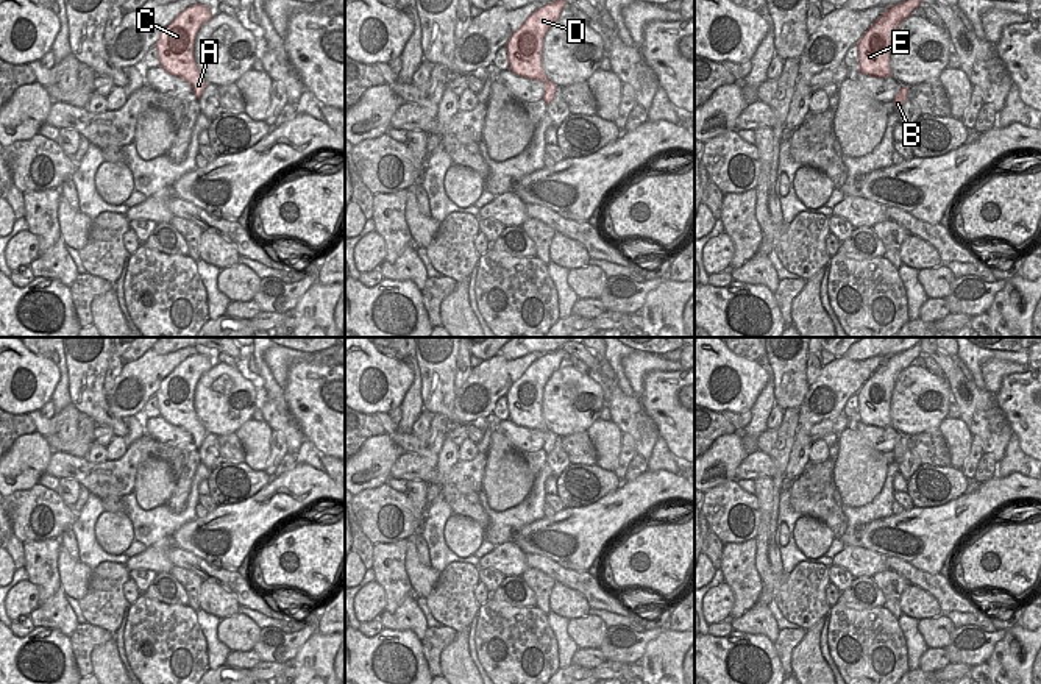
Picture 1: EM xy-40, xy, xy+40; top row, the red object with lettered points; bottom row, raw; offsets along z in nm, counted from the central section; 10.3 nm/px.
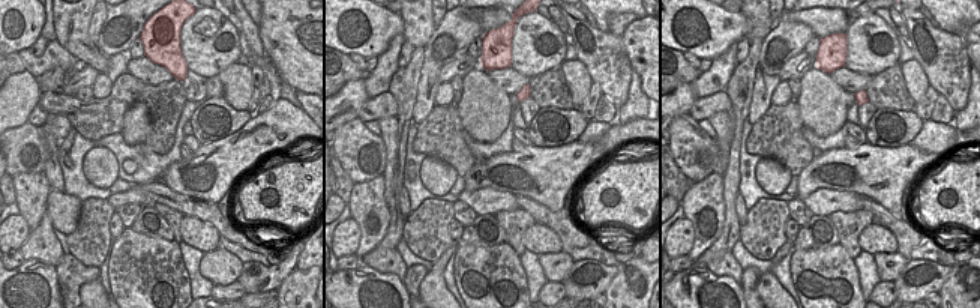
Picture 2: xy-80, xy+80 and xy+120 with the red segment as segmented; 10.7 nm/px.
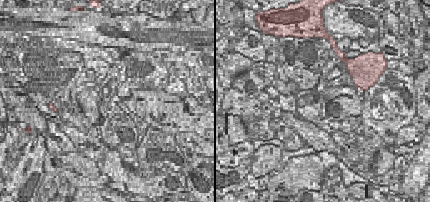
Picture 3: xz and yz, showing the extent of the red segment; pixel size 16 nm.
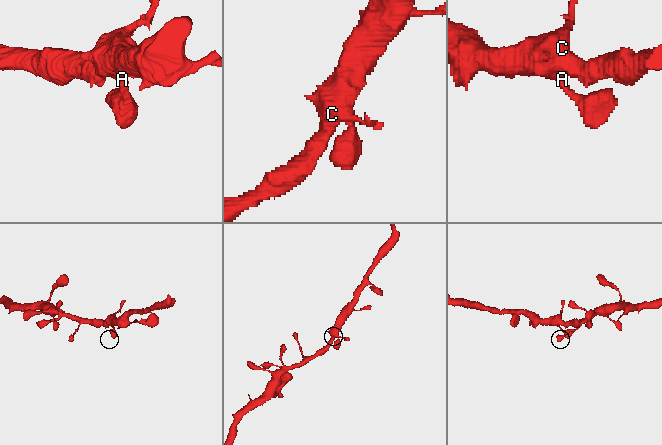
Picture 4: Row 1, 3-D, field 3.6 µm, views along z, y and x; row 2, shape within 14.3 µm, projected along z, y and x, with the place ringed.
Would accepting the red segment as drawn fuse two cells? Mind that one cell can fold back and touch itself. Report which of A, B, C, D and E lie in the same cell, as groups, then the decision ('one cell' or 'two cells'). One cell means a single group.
A B C D E | one cell

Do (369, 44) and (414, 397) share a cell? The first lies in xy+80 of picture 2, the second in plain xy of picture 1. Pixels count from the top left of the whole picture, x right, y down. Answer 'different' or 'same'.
different

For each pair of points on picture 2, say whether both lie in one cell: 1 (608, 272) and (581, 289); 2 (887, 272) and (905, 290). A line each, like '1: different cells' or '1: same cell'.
1: same cell
2: different cells

